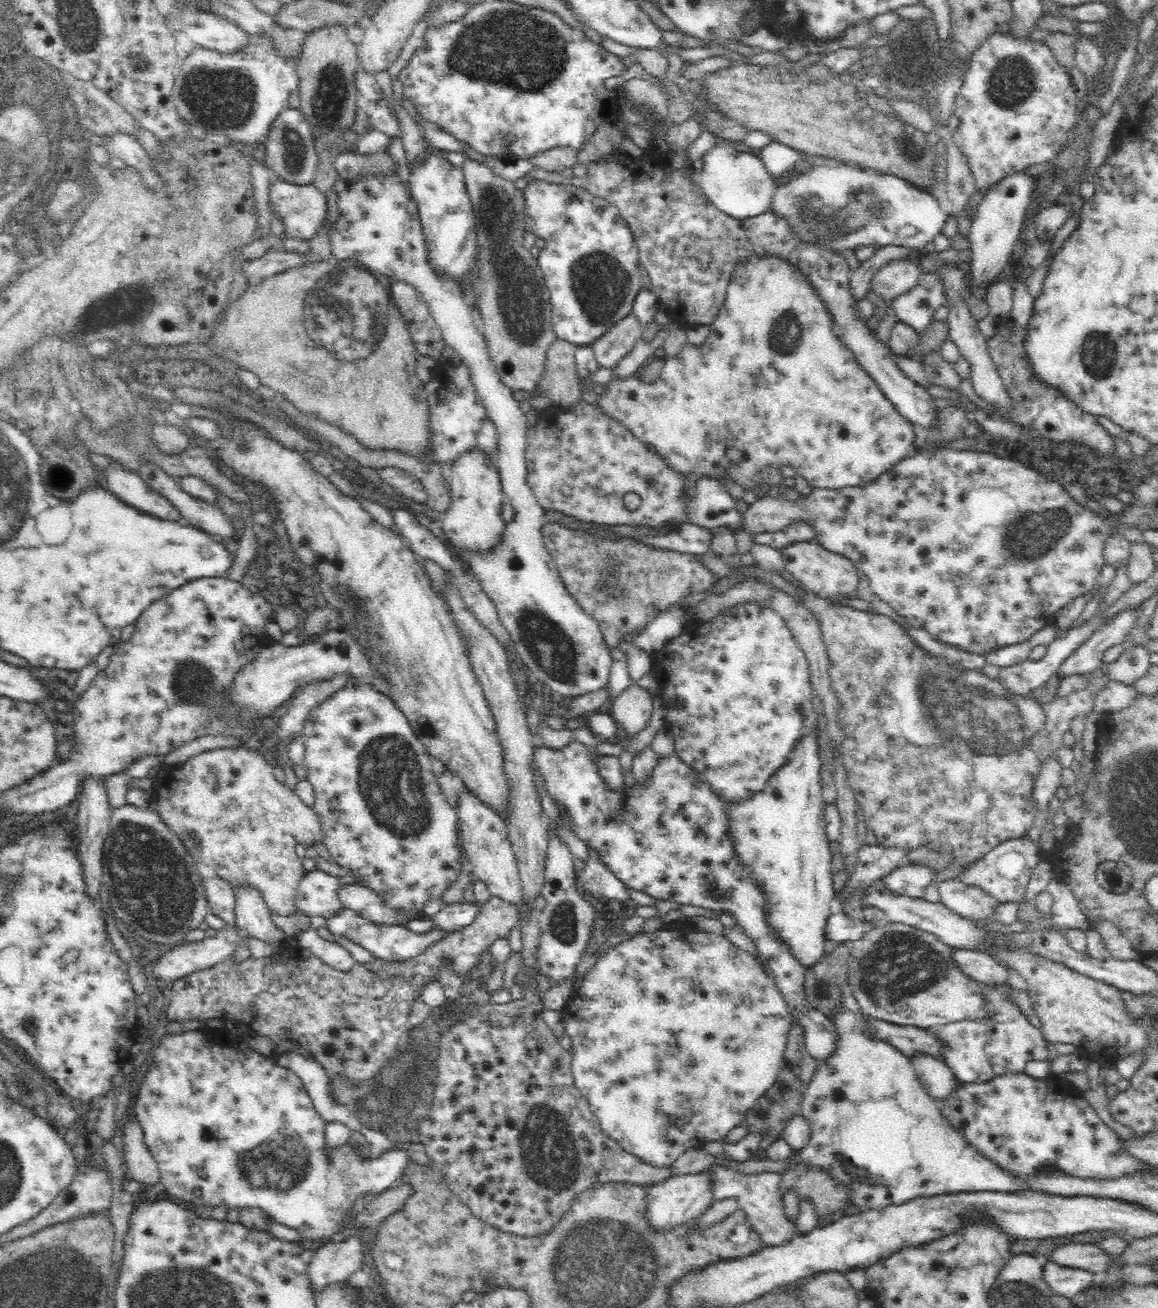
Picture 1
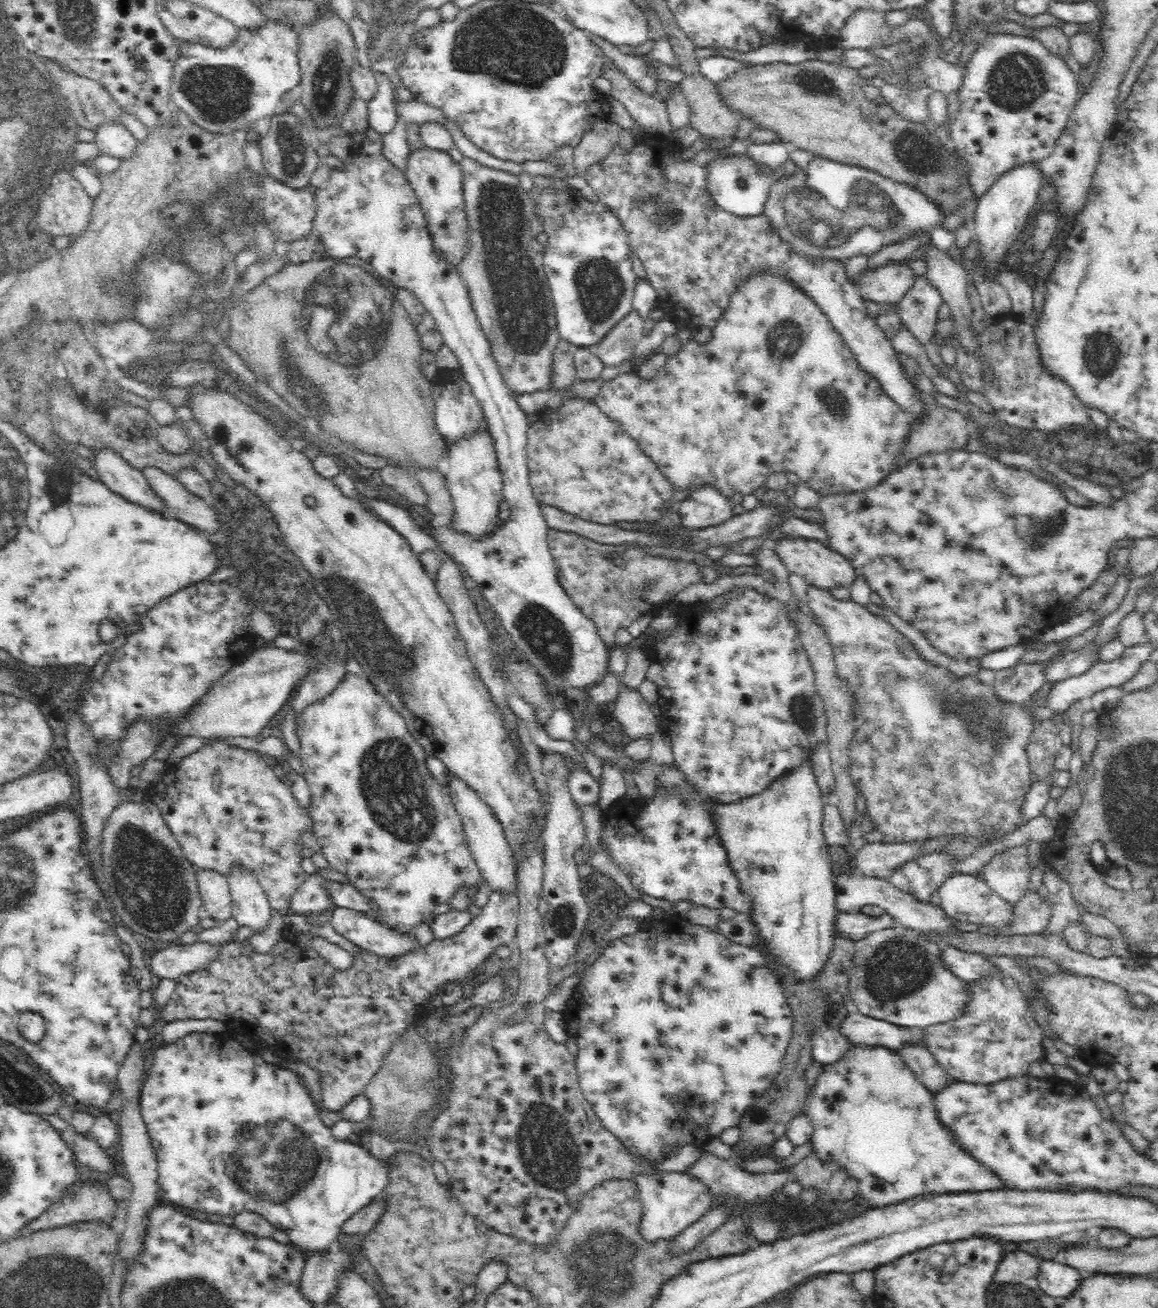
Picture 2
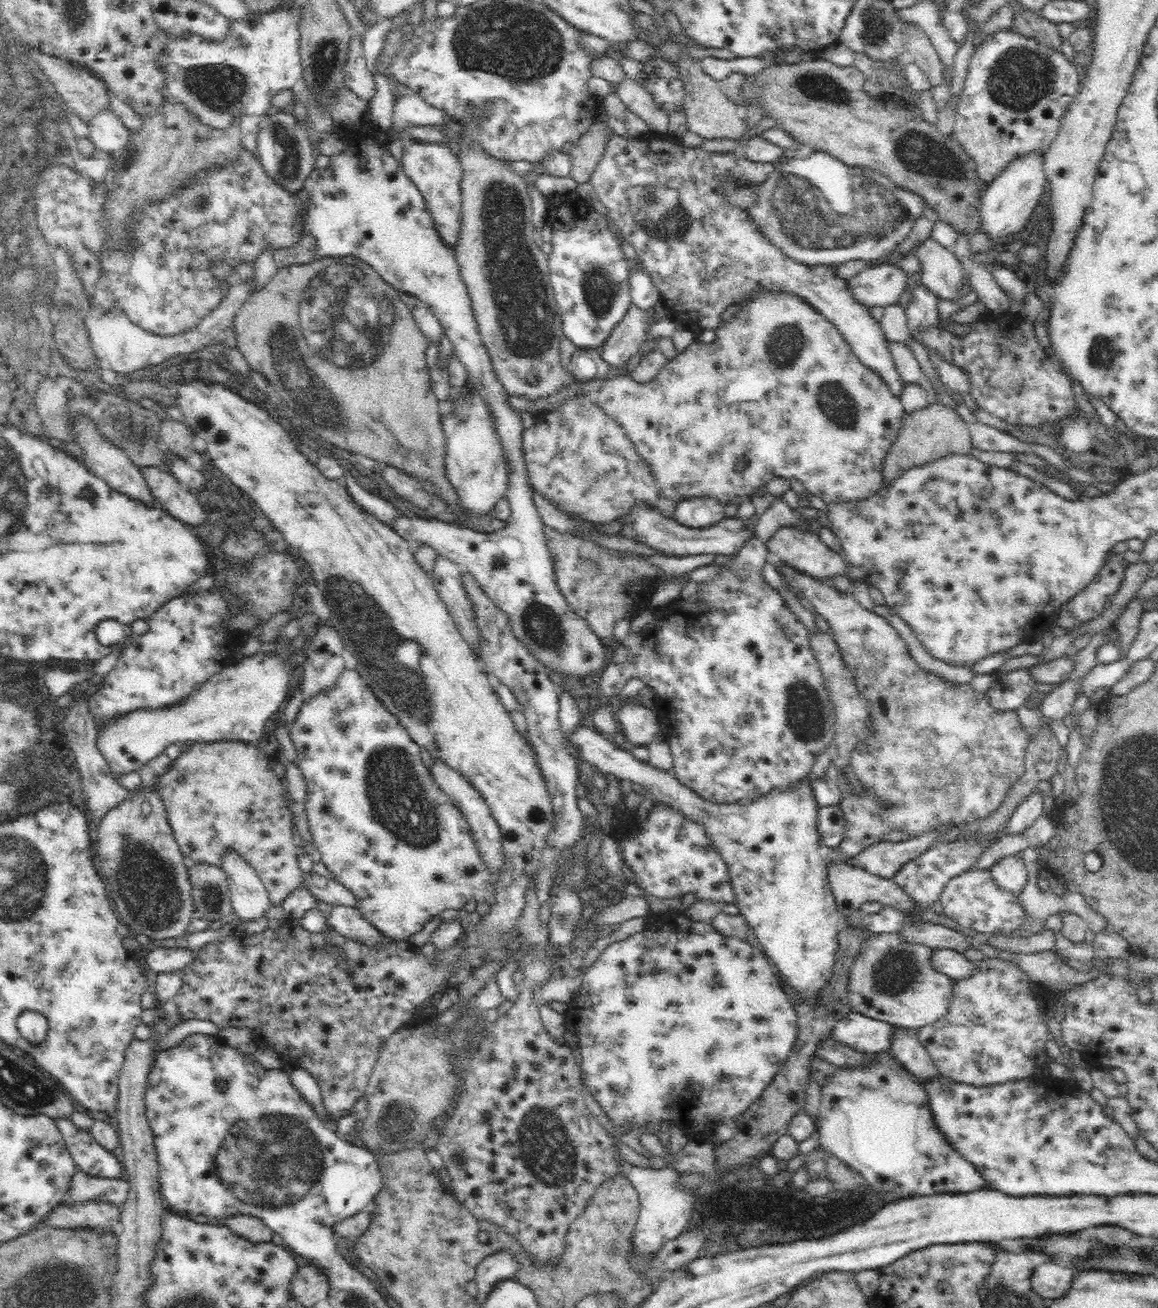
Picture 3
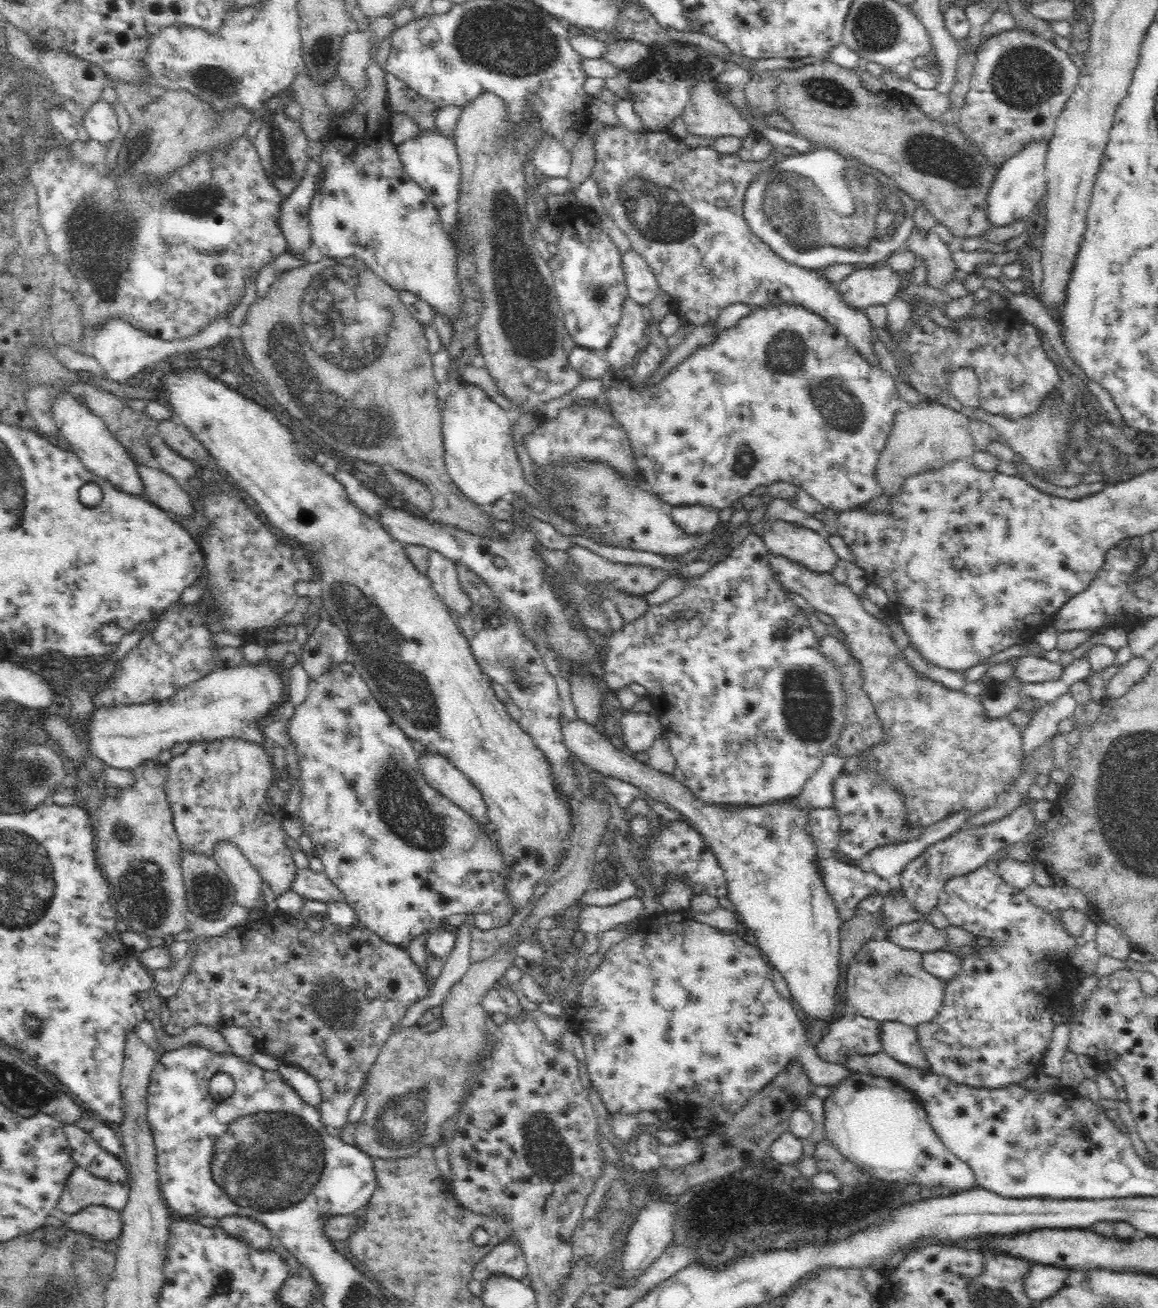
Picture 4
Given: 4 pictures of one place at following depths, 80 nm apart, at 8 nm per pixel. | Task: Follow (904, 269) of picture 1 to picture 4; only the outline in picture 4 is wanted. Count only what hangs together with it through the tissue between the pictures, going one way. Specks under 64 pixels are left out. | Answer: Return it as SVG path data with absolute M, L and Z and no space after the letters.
M880 265L853 270L838 282L832 283L834 293L844 305L864 310L870 304L888 304L899 290L897 273Z

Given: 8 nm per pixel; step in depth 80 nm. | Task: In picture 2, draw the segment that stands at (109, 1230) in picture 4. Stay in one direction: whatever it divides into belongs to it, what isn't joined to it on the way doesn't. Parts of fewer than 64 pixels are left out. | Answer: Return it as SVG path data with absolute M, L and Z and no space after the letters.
M96 1181L87 1183L89 1186L83 1191L75 1192L76 1186L70 1186L69 1190L64 1192L61 1199L50 1206L44 1214L40 1215L40 1218L30 1222L26 1232L46 1229L46 1228L58 1228L72 1225L79 1225L89 1222L104 1222L110 1225L110 1222L114 1220L114 1214L116 1214L116 1202L112 1196L108 1195L108 1191L103 1188L96 1189L94 1185Z

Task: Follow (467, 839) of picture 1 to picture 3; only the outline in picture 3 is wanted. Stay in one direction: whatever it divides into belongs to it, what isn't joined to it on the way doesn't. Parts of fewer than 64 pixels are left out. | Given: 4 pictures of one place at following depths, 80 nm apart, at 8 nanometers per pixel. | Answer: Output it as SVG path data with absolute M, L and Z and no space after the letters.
M433 758L432 766L428 769L432 781L444 791L444 794L455 803L463 815L468 819L478 846L481 848L485 861L494 869L499 870L501 867L502 855L500 855L500 831L496 821L490 815L490 809L480 791L461 773L455 768L452 768L445 760L441 758Z

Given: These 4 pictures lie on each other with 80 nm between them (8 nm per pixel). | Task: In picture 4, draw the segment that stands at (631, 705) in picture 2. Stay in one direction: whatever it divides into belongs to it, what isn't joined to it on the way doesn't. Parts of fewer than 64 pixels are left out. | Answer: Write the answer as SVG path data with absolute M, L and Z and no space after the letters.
M624 712L621 718L622 740L624 746L633 752L648 752L652 748L656 737L664 734L661 720L657 714Z

